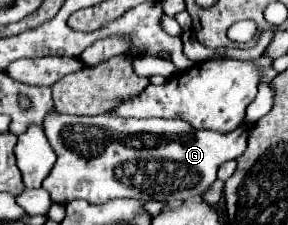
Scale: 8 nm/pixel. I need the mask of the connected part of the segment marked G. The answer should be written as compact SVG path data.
M56 112L44 120L44 132L58 160L44 178L42 188L50 194L52 202L58 204L78 198L90 204L104 204L112 198L136 198L176 206L184 200L204 196L216 180L218 166L242 156L250 136L248 126L220 134L196 130L182 120L136 120L118 118L114 114L66 116Z

